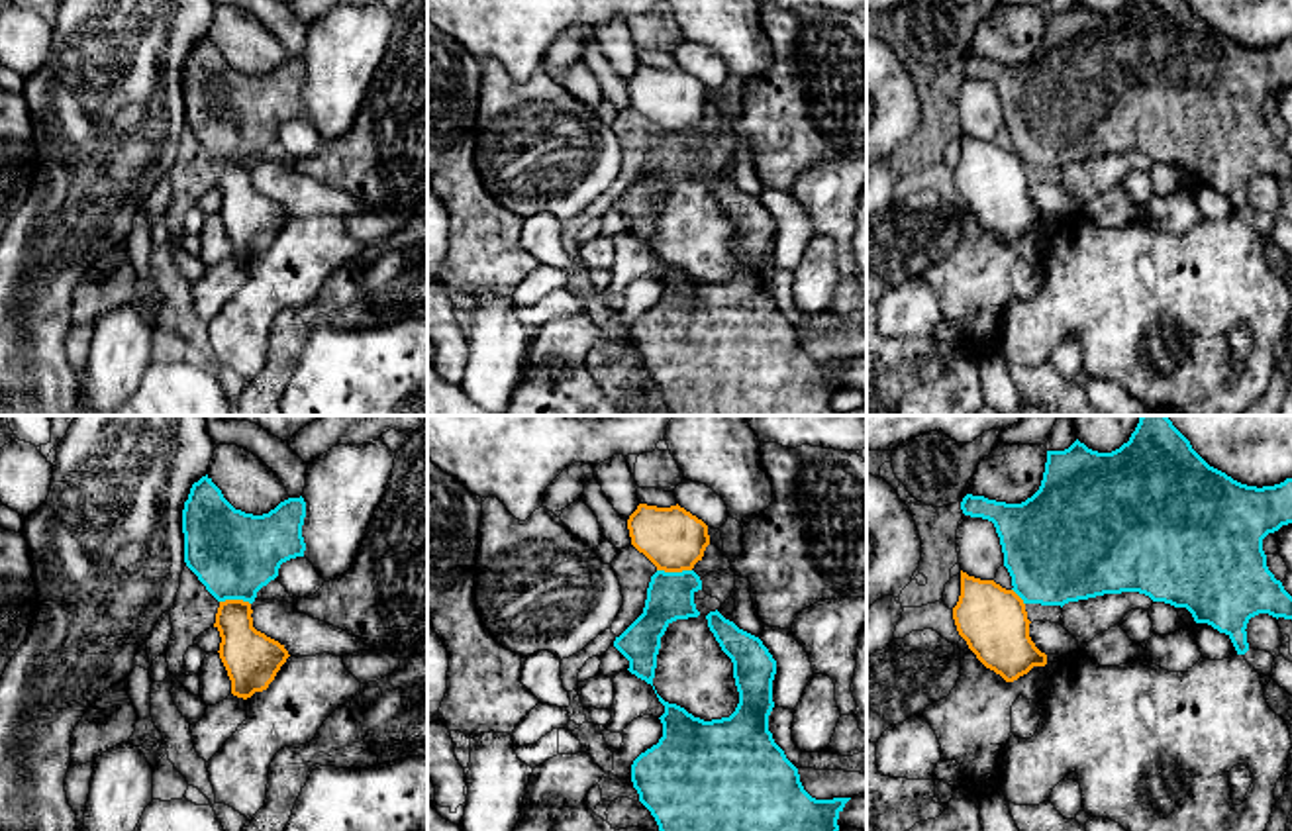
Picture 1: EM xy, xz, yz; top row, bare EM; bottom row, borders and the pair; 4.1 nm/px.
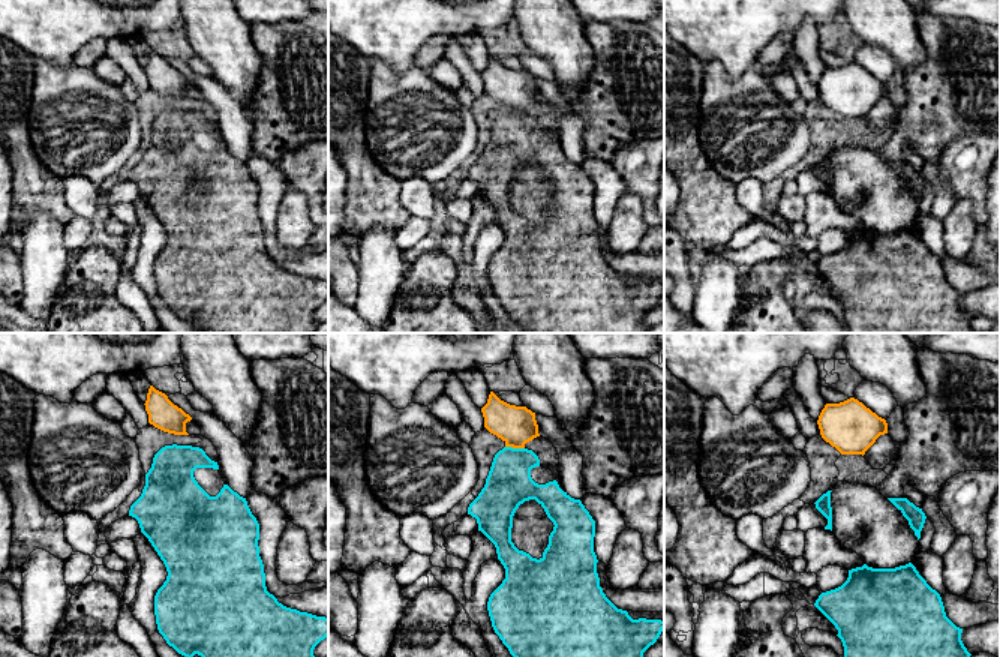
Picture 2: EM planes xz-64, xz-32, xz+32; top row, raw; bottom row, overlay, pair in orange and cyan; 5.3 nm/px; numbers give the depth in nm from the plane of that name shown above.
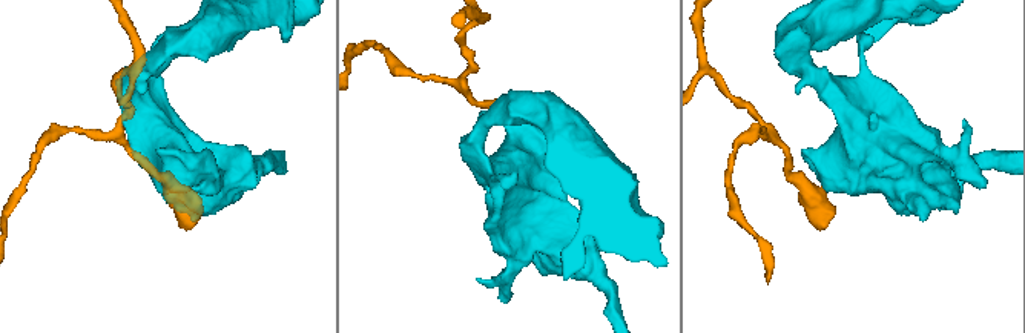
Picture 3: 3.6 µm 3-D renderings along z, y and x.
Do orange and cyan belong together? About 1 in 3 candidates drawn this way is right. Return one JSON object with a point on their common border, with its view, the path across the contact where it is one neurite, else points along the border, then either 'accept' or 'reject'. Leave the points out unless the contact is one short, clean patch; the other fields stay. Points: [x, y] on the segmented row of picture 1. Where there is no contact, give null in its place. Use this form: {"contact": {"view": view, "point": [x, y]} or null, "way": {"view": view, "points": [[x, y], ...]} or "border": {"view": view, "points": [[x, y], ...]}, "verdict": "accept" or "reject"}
{"contact": {"view": "xz", "point": [675, 571]}, "border": {"view": "xz", "points": [[657, 569], [691, 571]]}, "verdict": "reject"}

